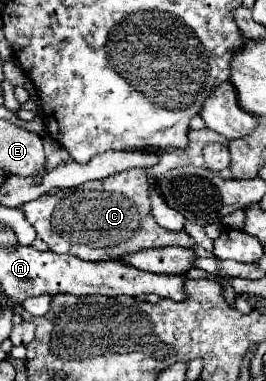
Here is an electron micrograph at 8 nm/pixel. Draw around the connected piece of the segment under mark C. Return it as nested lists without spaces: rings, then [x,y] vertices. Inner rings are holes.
[[[131,168],[113,176],[107,176],[103,180],[91,180],[77,188],[63,188],[57,194],[43,194],[41,198],[23,204],[23,212],[27,220],[37,230],[37,236],[49,244],[51,252],[57,254],[73,254],[81,260],[117,260],[129,254],[135,254],[139,250],[149,248],[165,248],[165,246],[193,246],[195,240],[185,232],[173,232],[163,226],[159,226],[153,216],[149,214],[149,178],[145,176],[143,168]]]

